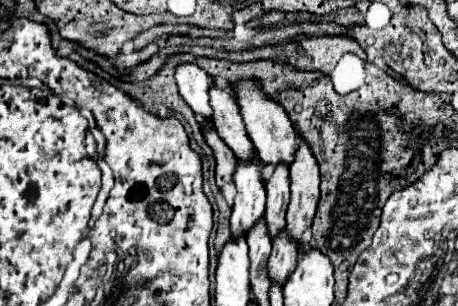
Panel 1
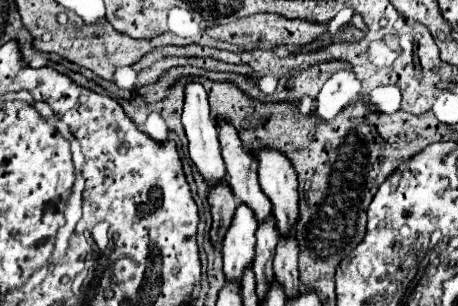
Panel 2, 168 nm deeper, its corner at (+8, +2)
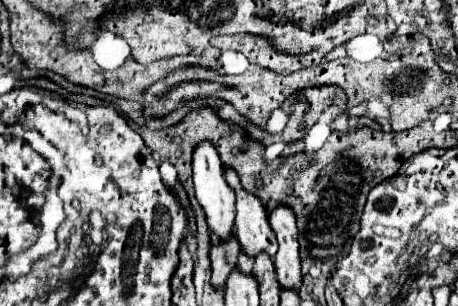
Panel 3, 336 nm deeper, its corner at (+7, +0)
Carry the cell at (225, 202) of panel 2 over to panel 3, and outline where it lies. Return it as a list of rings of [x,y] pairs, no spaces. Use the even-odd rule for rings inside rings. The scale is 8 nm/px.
[[[233,236],[227,242],[217,242],[211,246],[211,264],[213,264],[213,288],[223,290],[225,288],[225,278],[237,268],[237,256],[241,252],[241,246],[237,238]]]

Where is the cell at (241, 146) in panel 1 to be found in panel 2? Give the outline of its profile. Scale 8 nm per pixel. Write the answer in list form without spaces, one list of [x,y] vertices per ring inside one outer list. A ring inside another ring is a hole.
[[[224,120],[224,124],[218,124],[220,130],[220,146],[222,146],[222,158],[226,164],[226,174],[228,174],[228,184],[234,192],[234,196],[248,204],[258,222],[270,216],[272,204],[268,204],[268,196],[260,192],[258,184],[258,164],[254,156],[248,156],[244,152],[244,144],[240,144],[240,136],[236,136],[236,128]]]

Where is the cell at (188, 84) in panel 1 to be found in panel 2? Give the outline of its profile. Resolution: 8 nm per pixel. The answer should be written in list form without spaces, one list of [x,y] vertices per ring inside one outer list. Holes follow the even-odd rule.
[[[188,80],[184,86],[184,112],[182,112],[182,124],[188,136],[188,152],[192,162],[196,164],[196,168],[202,172],[202,176],[206,178],[208,184],[216,184],[226,176],[226,168],[224,168],[224,160],[220,156],[220,144],[218,144],[218,126],[210,116],[210,104],[208,104],[208,96],[206,90],[200,82],[196,80]]]

